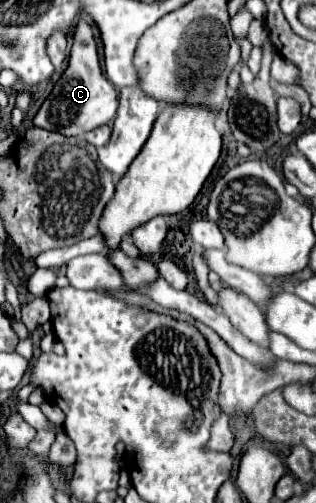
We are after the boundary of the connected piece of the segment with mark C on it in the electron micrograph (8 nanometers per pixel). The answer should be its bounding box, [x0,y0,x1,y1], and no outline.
[33,16,119,136]

